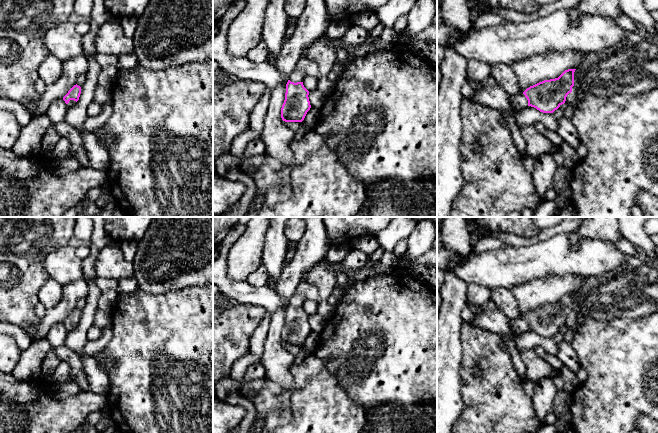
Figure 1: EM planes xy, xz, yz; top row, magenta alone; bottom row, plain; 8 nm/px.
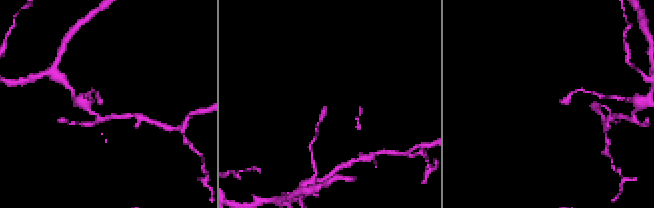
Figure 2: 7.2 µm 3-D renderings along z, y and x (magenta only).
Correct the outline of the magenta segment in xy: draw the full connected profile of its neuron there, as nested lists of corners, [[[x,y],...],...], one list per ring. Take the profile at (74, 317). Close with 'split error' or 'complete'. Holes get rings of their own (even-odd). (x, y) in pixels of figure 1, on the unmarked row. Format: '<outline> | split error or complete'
[[[77,308],[74,309],[68,317],[63,321],[63,324],[67,328],[67,331],[72,331],[76,328],[76,326],[79,324],[81,318],[81,311]]] | split error

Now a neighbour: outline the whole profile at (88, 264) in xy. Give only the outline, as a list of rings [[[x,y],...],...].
[[[90,242],[89,248],[89,255],[82,260],[83,279],[87,282],[96,277],[95,261],[100,251],[92,242]]]

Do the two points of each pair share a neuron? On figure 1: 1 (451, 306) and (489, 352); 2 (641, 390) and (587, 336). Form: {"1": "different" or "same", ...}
{"1": "different", "2": "same"}

